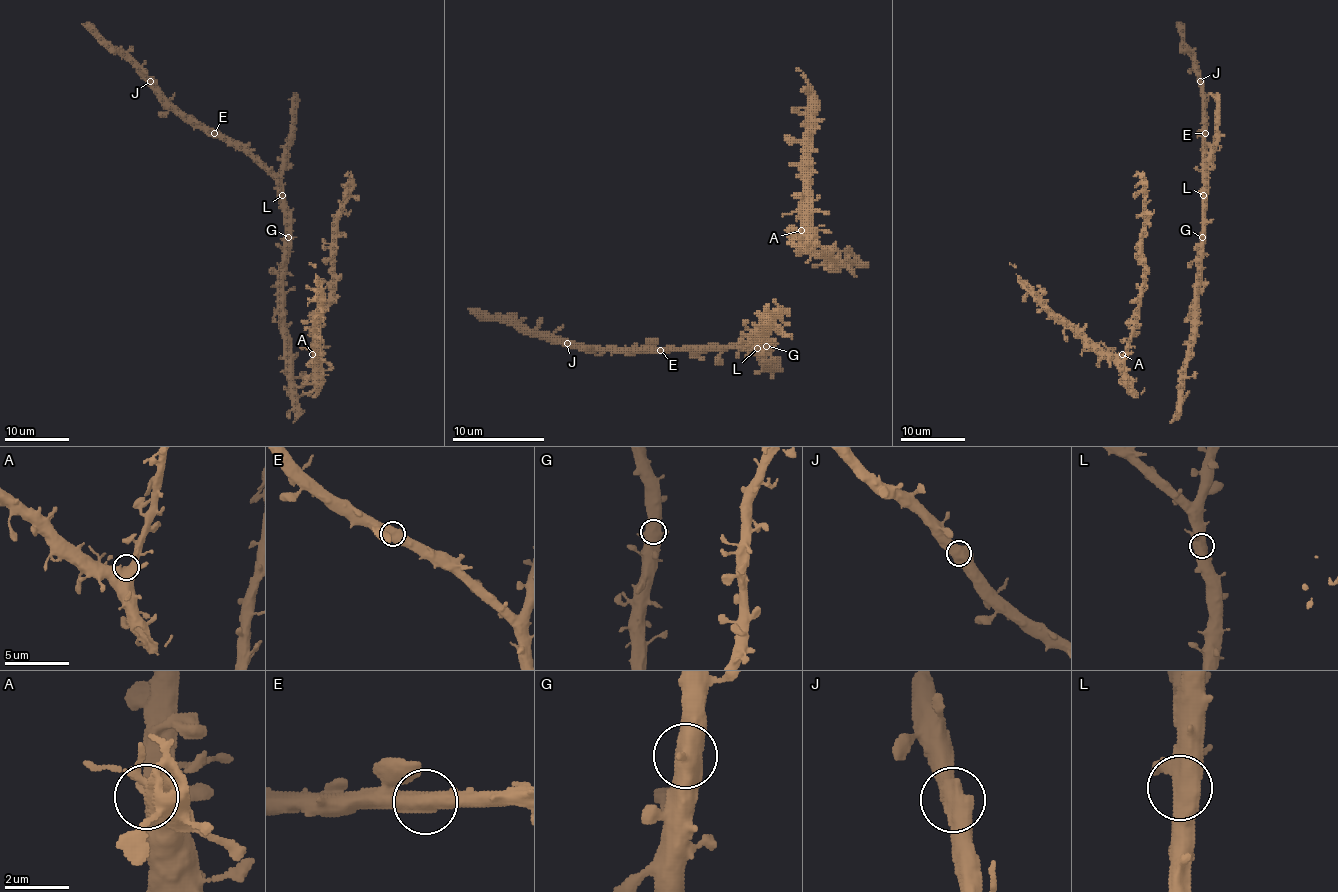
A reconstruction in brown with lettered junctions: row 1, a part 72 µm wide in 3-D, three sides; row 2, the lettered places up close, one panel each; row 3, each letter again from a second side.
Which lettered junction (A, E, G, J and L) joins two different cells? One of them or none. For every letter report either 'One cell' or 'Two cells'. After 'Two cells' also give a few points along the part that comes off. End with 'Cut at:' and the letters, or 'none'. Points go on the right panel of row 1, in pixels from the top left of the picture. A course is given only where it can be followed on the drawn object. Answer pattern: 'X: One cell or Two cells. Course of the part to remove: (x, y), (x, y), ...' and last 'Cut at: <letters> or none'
A: One cell
E: One cell
G: One cell
J: One cell
L: One cell
Cut at: none

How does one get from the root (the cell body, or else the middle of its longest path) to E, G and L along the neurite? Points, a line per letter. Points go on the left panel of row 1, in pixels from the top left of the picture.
E: (283, 307), (283, 253), (287, 242), (283, 189), (248, 155), (229, 146), (214, 133)
G: (283, 307), (283, 253), (288, 237)
L: (283, 307), (287, 206), (282, 195)

